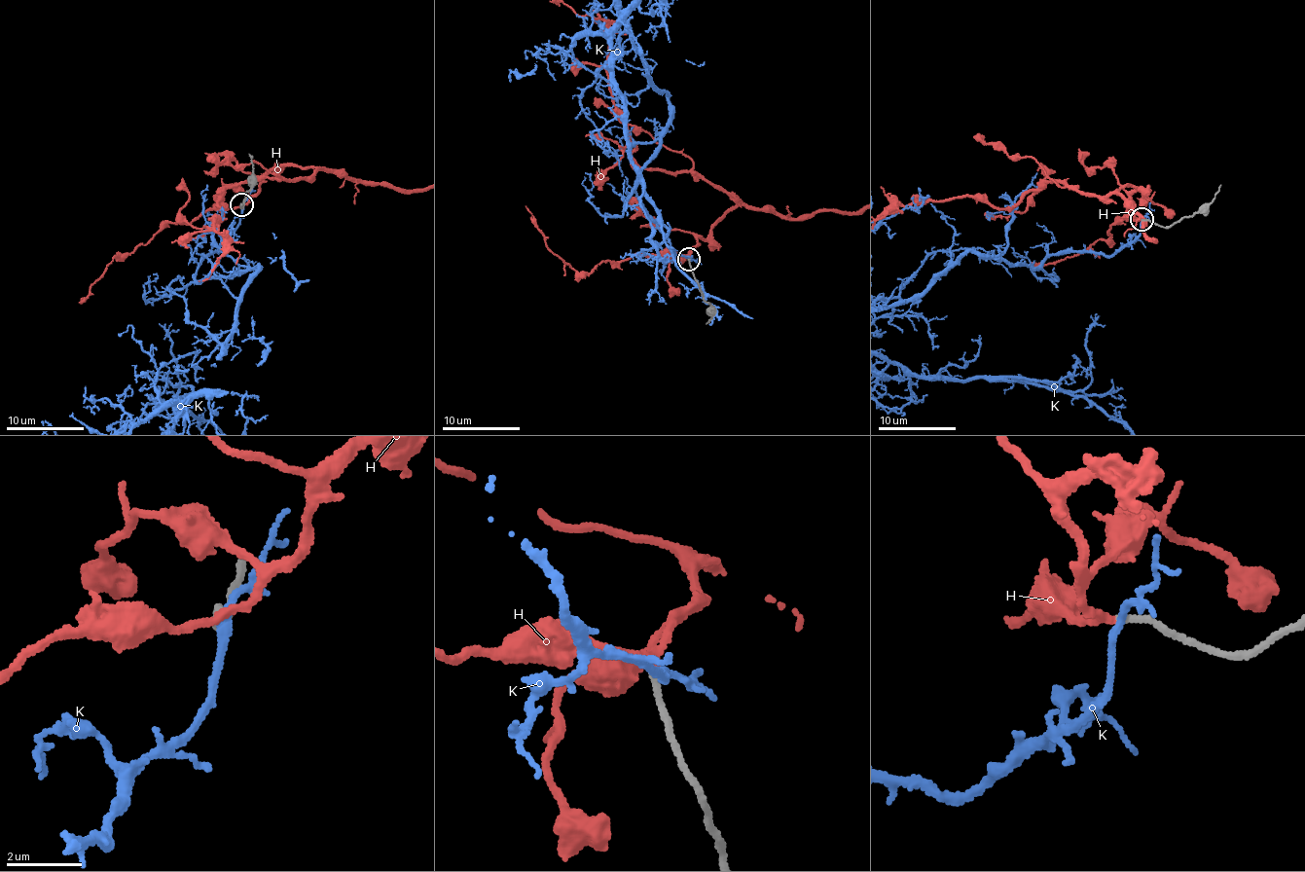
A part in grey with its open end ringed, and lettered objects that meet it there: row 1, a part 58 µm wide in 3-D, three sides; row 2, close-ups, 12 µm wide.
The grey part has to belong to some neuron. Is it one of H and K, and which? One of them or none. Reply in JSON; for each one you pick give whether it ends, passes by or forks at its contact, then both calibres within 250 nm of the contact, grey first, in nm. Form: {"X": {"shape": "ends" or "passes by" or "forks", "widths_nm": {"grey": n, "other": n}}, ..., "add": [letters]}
{"H": {"shape": "passes by", "widths_nm": {"grey": 170, "other": 180}}, "add": ["H"]}

